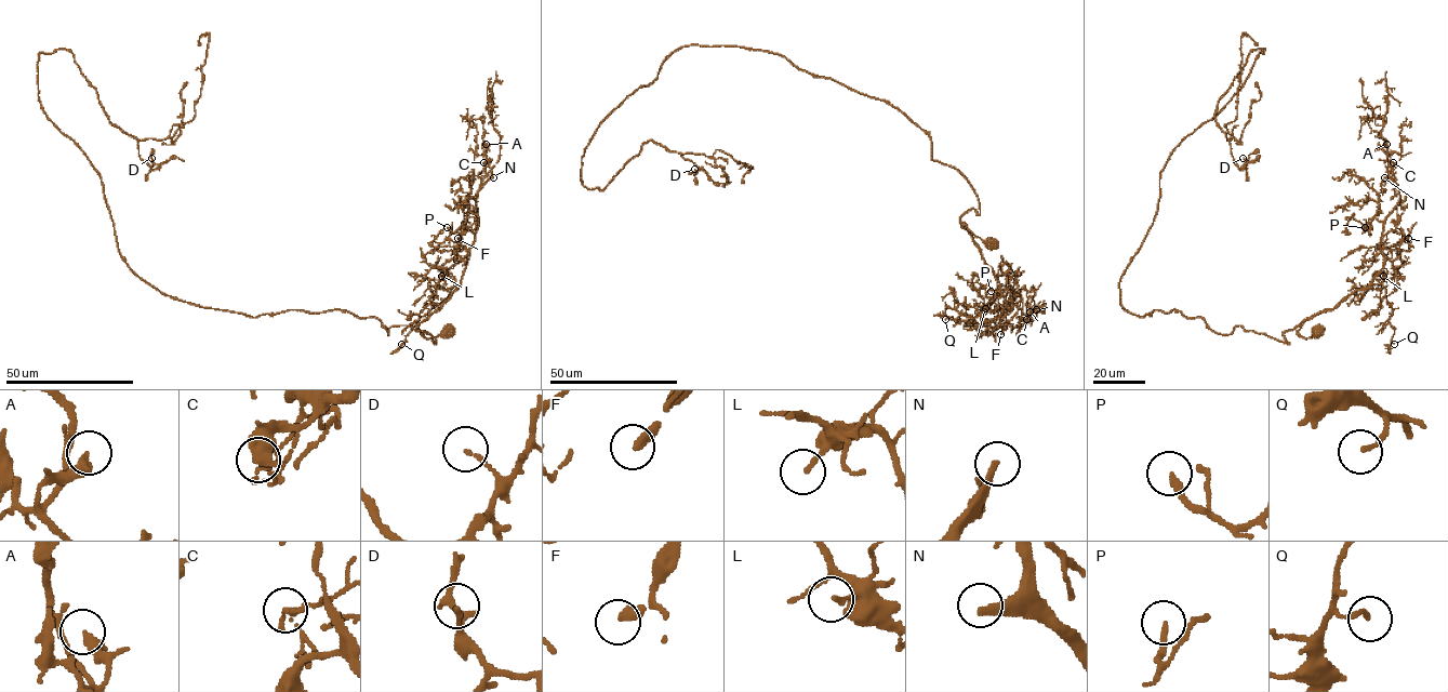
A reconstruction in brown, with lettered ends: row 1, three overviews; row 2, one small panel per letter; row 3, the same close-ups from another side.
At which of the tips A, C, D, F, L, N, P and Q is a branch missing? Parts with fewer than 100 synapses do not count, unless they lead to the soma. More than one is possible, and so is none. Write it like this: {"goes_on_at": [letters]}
{"goes_on_at": ["N"]}

